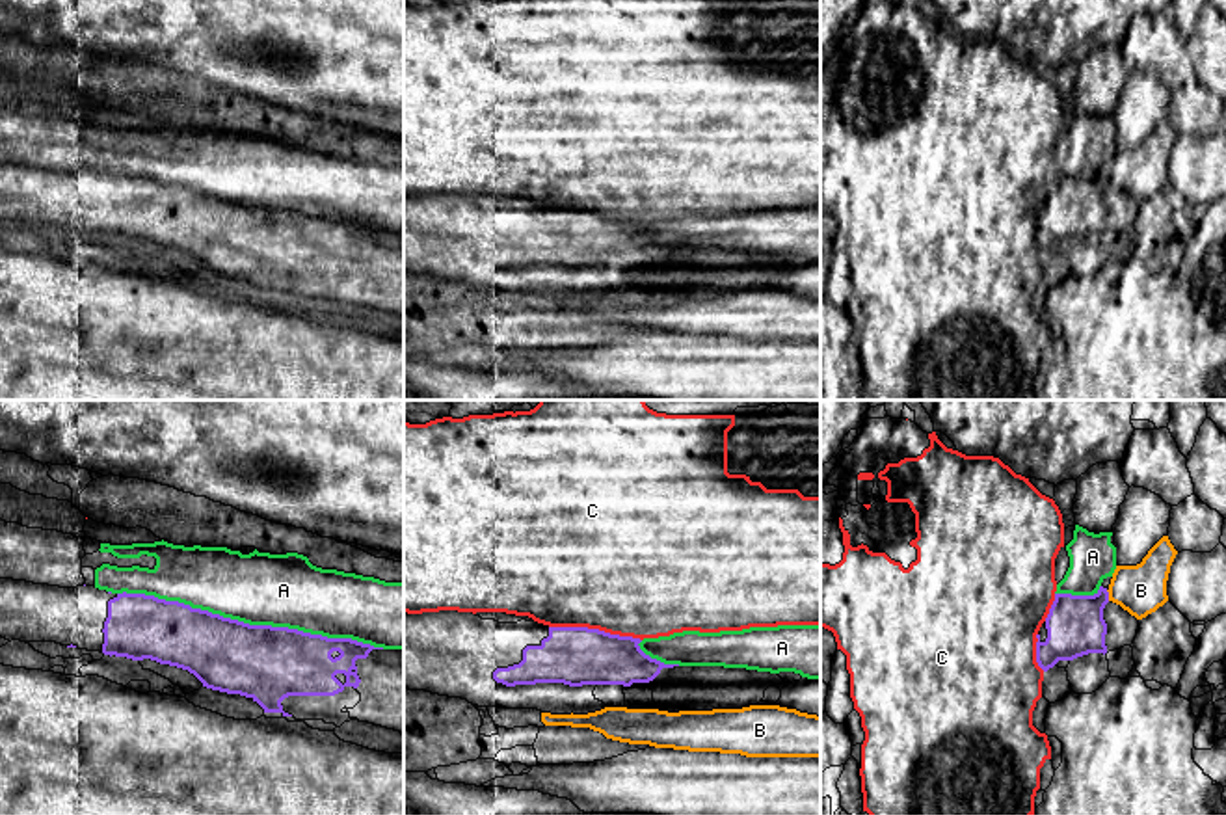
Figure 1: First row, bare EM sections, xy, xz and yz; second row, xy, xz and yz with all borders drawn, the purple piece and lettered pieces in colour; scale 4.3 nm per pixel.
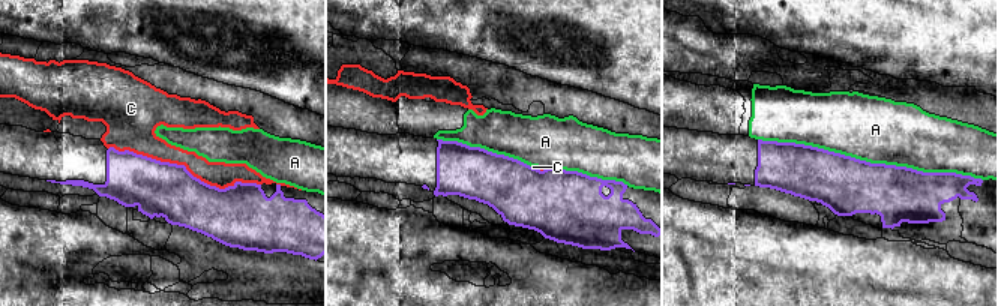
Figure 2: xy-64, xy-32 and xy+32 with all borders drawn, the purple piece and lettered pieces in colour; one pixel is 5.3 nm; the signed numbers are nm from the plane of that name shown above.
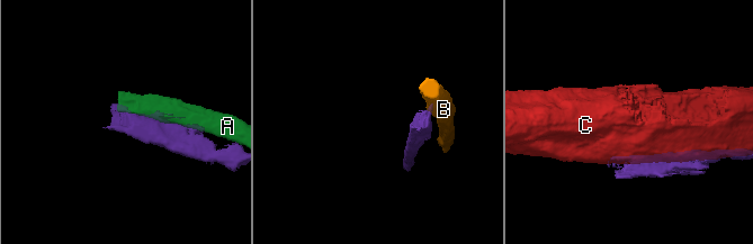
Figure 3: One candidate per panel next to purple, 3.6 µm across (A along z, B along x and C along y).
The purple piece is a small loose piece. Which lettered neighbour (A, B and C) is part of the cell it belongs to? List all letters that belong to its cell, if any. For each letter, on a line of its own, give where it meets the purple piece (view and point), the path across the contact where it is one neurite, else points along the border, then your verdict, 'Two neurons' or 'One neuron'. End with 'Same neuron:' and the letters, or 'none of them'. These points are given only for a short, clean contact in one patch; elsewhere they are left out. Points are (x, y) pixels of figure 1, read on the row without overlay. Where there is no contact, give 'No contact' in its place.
A: Touches purple at xy (252, 209). Two neurons
B: Touches purple at yz (1107, 179). Two neurons
C: Touches purple at xz (596, 213). Two neurons
Same neuron: none of them

